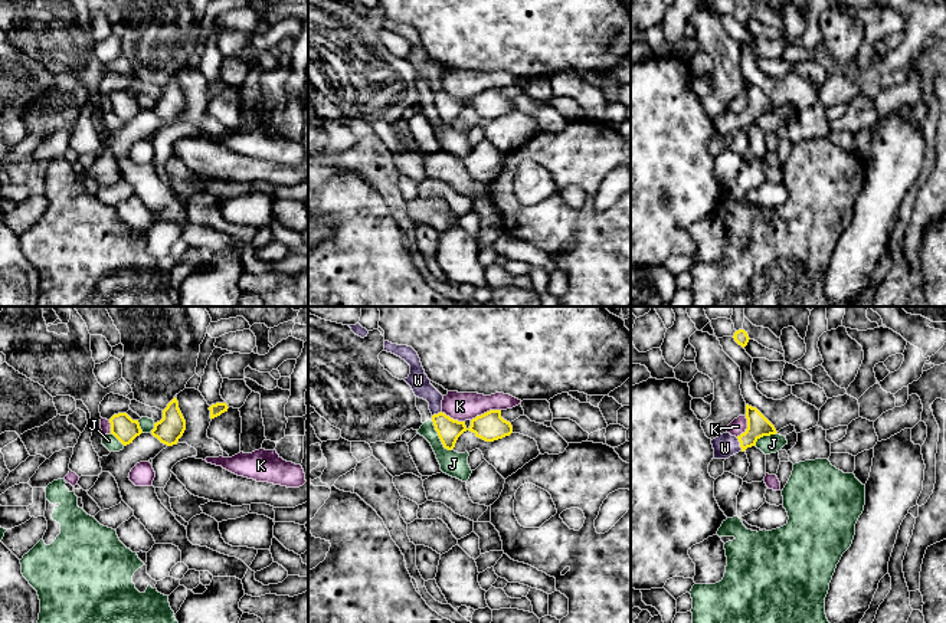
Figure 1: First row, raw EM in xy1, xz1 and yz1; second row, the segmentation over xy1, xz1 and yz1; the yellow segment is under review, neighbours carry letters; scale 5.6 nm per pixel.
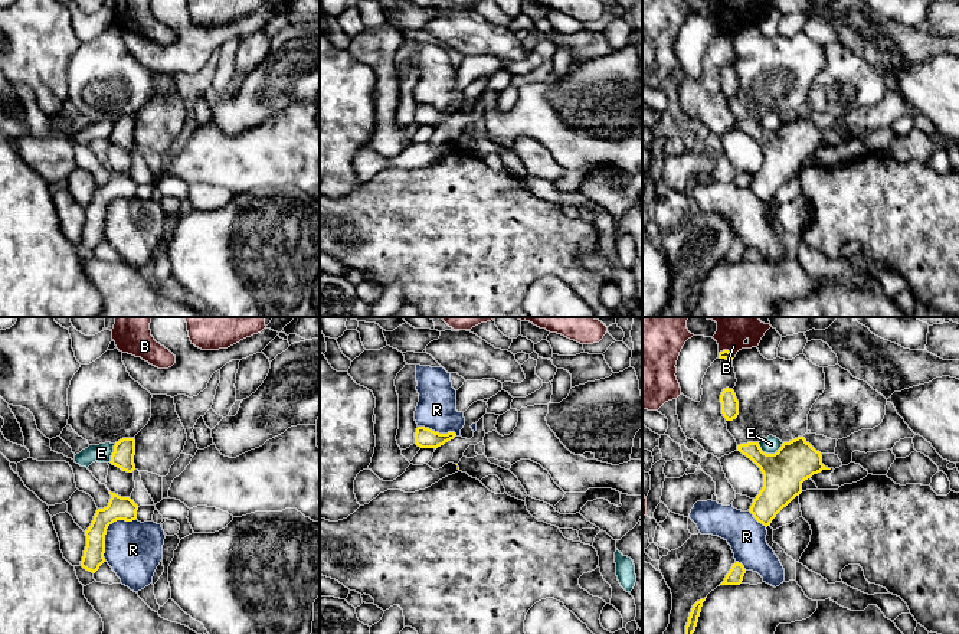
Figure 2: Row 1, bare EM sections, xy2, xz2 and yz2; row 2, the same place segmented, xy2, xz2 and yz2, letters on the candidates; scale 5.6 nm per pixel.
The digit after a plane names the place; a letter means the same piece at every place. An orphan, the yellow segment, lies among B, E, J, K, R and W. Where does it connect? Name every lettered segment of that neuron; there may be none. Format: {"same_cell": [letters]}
{"same_cell": ["W"]}

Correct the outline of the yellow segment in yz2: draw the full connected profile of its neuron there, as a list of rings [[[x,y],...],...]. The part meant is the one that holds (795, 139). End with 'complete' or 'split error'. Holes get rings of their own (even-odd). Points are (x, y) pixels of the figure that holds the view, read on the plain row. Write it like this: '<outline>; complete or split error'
[[[803,114],[783,120],[775,131],[762,128],[759,120],[737,122],[737,128],[750,135],[763,151],[763,164],[753,176],[749,189],[763,203],[770,203],[776,192],[802,170],[802,160],[822,147],[831,147],[822,141],[822,133]]]; complete

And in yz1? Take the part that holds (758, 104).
[[[746,82],[747,106],[740,114],[723,111],[711,118],[714,127],[713,137],[729,137],[730,134],[744,129],[747,125],[756,124],[763,114],[776,112],[775,104],[756,86]]]; split error

